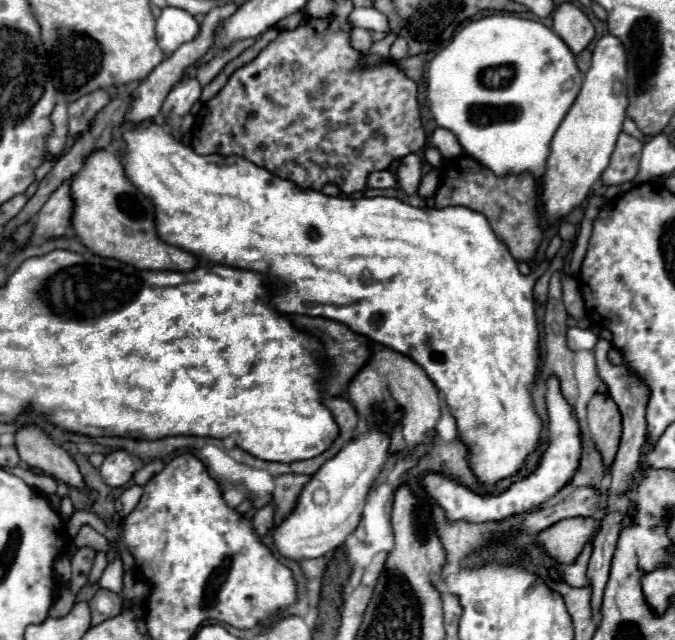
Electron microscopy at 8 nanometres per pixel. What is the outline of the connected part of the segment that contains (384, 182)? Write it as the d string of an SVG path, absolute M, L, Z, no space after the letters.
M387 170L373 172L369 176L369 182L367 182L367 188L381 188L381 190L385 190L385 188L395 188L395 186L397 186L397 178L391 172L387 172Z

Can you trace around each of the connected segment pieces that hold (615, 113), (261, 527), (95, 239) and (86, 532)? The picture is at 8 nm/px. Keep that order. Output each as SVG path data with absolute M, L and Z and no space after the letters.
M605 34L595 44L591 68L585 74L583 88L551 142L541 192L543 212L549 222L557 222L565 218L573 208L577 208L591 194L595 182L607 168L617 136L621 132L621 124L625 120L625 108L627 108L625 76L627 76L627 64L623 44L619 44L615 36Z
M267 504L267 506L259 508L259 510L253 514L251 524L253 524L253 528L255 528L255 532L257 532L259 536L265 536L265 534L273 528L273 512L275 512L273 504Z
M109 148L93 150L83 168L71 178L73 216L71 226L75 236L93 254L103 258L123 260L139 270L179 270L187 272L197 266L197 258L191 252L163 244L155 232L155 210L151 202L139 194L139 190L125 178L123 164Z
M83 526L83 528L79 530L79 534L73 538L73 544L75 544L77 548L89 546L89 548L93 548L93 550L97 550L97 552L109 552L109 548L111 548L109 540L107 540L105 536L101 536L101 534L97 534L91 526Z

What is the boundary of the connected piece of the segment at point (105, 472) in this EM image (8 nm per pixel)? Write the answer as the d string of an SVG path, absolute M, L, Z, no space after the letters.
M115 450L105 456L99 472L101 472L107 486L119 488L133 478L133 474L137 472L137 462L129 452Z

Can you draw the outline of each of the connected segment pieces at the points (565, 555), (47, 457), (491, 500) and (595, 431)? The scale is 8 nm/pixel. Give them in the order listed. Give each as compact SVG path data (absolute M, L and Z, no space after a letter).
M567 518L539 532L535 544L541 546L549 558L561 564L573 564L587 542L599 532L599 524L601 520L597 518Z
M37 426L21 428L15 440L17 440L15 442L17 452L29 468L41 470L53 476L55 480L65 482L67 486L85 490L85 482L75 460Z
M557 376L547 378L545 404L547 404L547 416L549 416L549 426L547 426L549 446L541 454L537 468L531 474L527 474L525 478L513 482L507 490L503 490L499 494L477 494L477 492L469 490L465 484L461 484L459 480L447 476L447 474L441 474L441 472L427 472L421 478L423 490L437 502L437 506L445 512L445 518L449 522L467 520L467 522L479 524L479 522L509 520L513 516L531 512L533 508L539 508L547 502L551 502L565 486L569 486L569 482L575 476L579 462L581 462L581 430L579 430L579 422L573 412L573 406L561 394Z
M597 392L587 404L587 424L593 440L603 454L605 466L611 466L621 442L621 412L607 392Z

